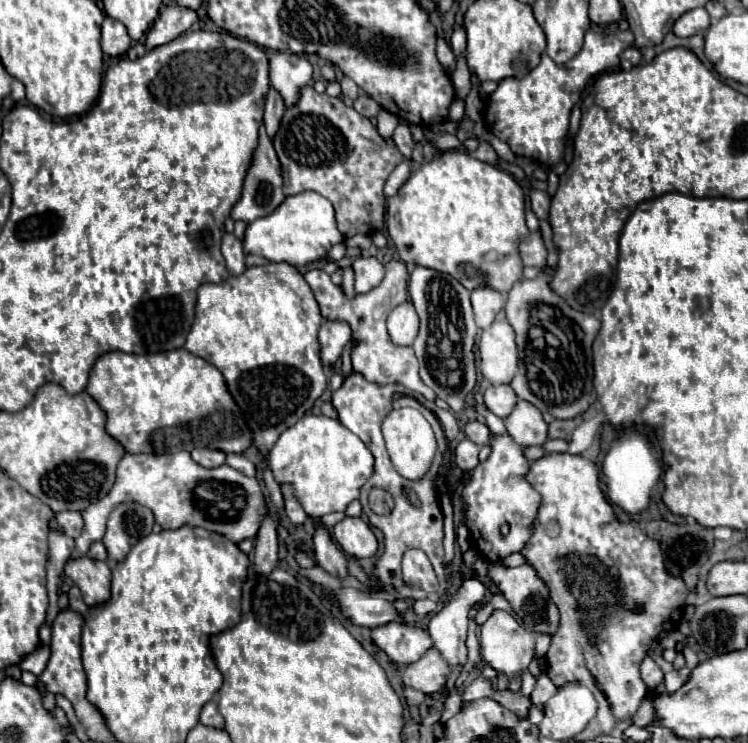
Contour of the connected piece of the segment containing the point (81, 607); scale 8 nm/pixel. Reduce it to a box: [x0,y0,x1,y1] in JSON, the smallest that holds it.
[69,587,87,613]

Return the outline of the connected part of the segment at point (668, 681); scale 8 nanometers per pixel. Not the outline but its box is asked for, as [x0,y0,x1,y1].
[665,667,691,693]

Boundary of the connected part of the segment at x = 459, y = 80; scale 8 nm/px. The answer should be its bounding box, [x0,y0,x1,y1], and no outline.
[453,53,471,99]

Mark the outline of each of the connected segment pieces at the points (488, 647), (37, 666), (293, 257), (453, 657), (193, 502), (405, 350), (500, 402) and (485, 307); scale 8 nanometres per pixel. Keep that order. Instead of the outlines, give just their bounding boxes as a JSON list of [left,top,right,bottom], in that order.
[[481,609,535,679],[19,645,49,675],[243,191,343,267],[429,579,487,667],[69,451,269,559],[305,261,435,401],[483,385,519,419],[471,289,505,329]]

